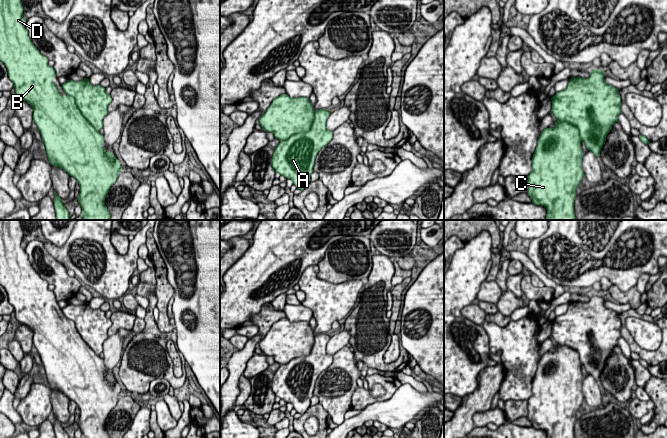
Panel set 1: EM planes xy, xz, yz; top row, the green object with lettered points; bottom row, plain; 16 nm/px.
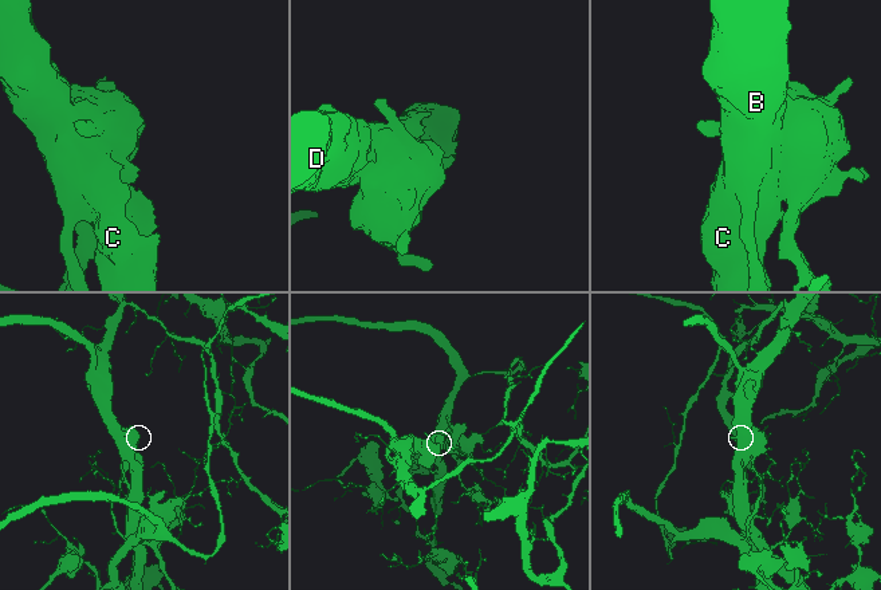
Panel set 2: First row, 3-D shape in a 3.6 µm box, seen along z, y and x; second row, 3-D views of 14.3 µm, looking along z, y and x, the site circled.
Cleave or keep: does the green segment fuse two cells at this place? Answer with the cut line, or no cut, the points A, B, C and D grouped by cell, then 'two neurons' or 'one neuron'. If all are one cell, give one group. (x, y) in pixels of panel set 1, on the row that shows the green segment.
xz (315, 111), (312, 124), (308, 130), (299, 131), (280, 141) | A / B C D | two neurons

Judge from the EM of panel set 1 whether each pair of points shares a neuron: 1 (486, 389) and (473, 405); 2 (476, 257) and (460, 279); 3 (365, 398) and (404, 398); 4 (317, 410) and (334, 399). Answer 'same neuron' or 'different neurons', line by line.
1: same neuron
2: same neuron
3: different neurons
4: different neurons

